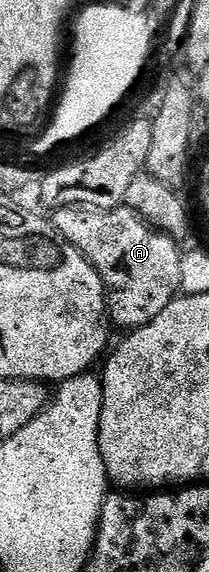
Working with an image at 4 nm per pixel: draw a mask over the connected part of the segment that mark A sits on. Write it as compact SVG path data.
M121 204L114 210L93 210L67 206L50 214L52 226L65 240L74 244L98 272L108 295L108 317L125 326L125 331L150 324L162 308L181 293L182 250L177 239L143 222L134 211Z

